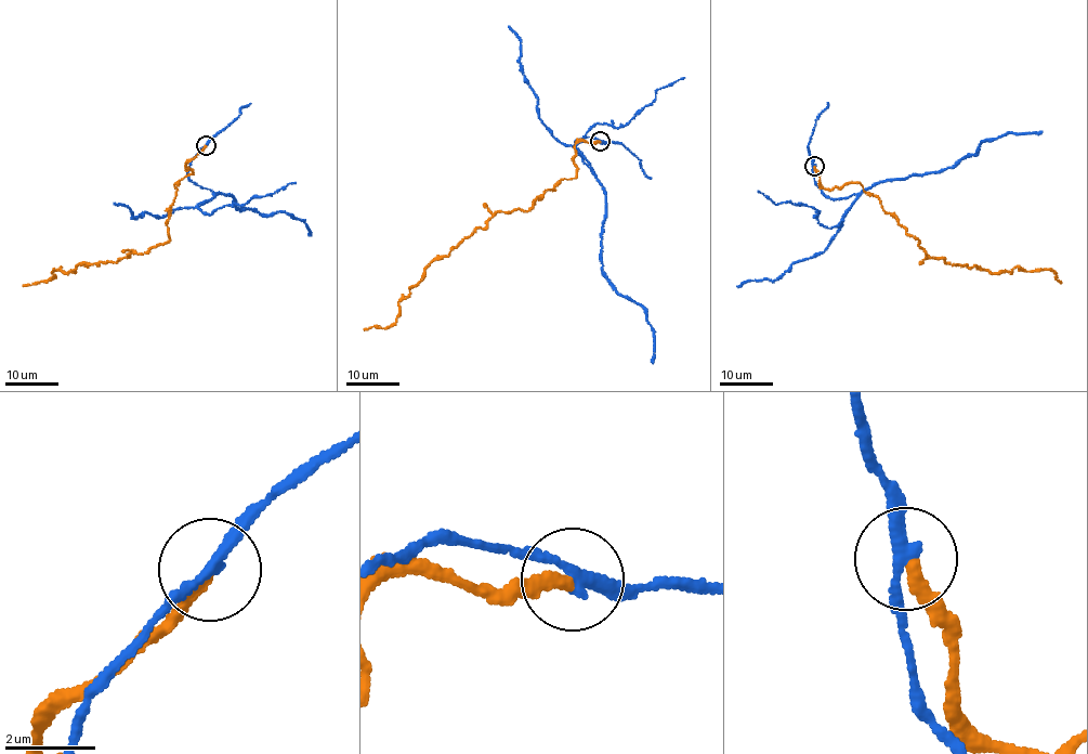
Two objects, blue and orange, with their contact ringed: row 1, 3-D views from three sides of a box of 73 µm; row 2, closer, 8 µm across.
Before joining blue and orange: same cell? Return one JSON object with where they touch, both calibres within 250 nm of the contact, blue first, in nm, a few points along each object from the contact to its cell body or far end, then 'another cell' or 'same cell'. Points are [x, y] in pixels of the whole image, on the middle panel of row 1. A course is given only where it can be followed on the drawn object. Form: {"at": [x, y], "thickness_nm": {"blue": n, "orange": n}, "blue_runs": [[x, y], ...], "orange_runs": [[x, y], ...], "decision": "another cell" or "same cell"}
{"at": [600, 141], "thickness_nm": {"blue": 240, "orange": 260}, "blue_runs": [[600, 141], [586, 137], [576, 150], [605, 193], [602, 272], [644, 310], [653, 363]], "orange_runs": [[599, 141], [575, 144], [577, 174], [527, 210], [495, 212], [434, 258], [394, 323], [364, 330]], "decision": "another cell"}

